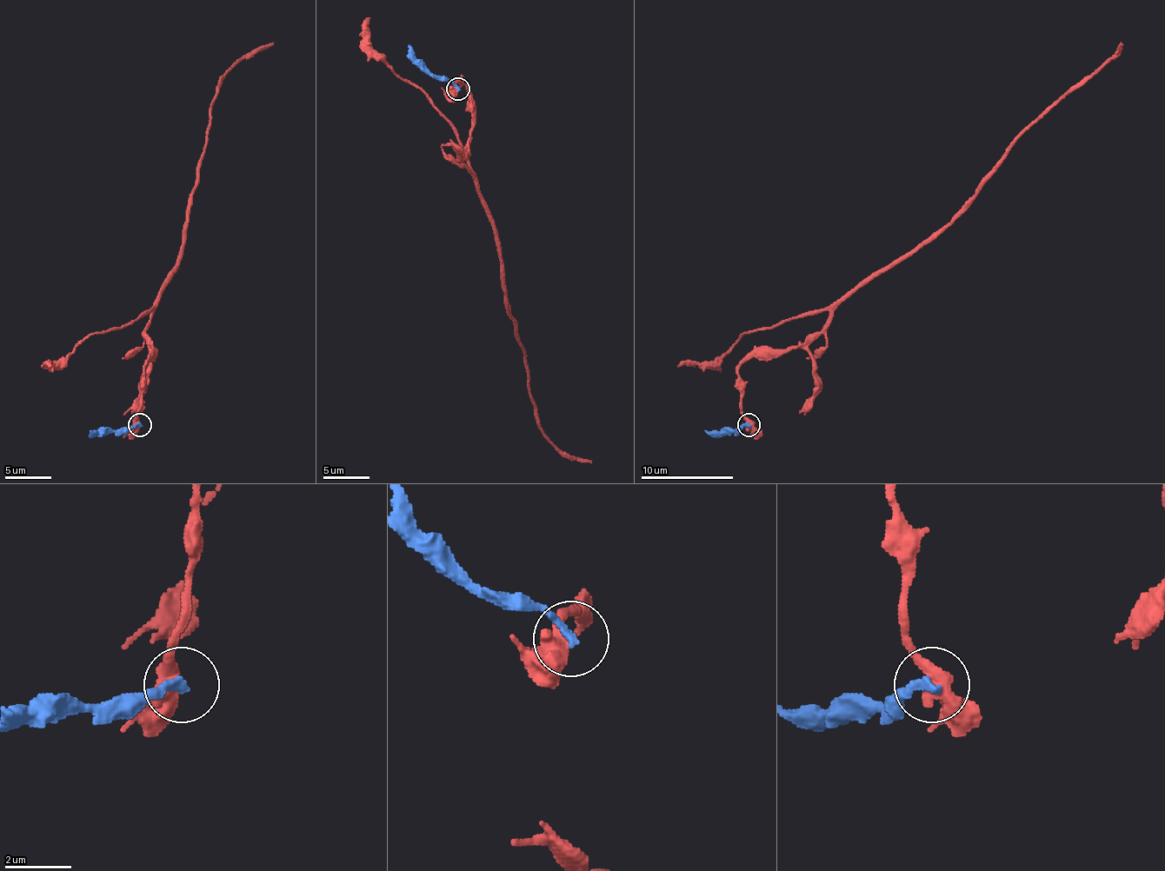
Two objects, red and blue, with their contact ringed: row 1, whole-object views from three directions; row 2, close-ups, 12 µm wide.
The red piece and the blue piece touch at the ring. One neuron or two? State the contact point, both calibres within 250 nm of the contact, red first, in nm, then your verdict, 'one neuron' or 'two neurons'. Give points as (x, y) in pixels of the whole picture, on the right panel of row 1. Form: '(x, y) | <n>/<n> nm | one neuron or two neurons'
(748, 425) | 480/240 nm | two neurons

